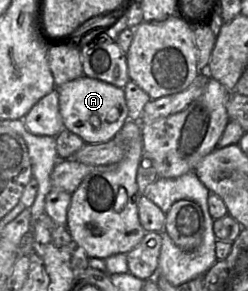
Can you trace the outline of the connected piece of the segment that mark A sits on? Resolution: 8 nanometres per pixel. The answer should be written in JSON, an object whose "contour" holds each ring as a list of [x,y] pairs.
{"contour":[[[82,75],[56,89],[63,127],[78,135],[85,143],[104,143],[111,140],[128,120],[123,88]]]}

